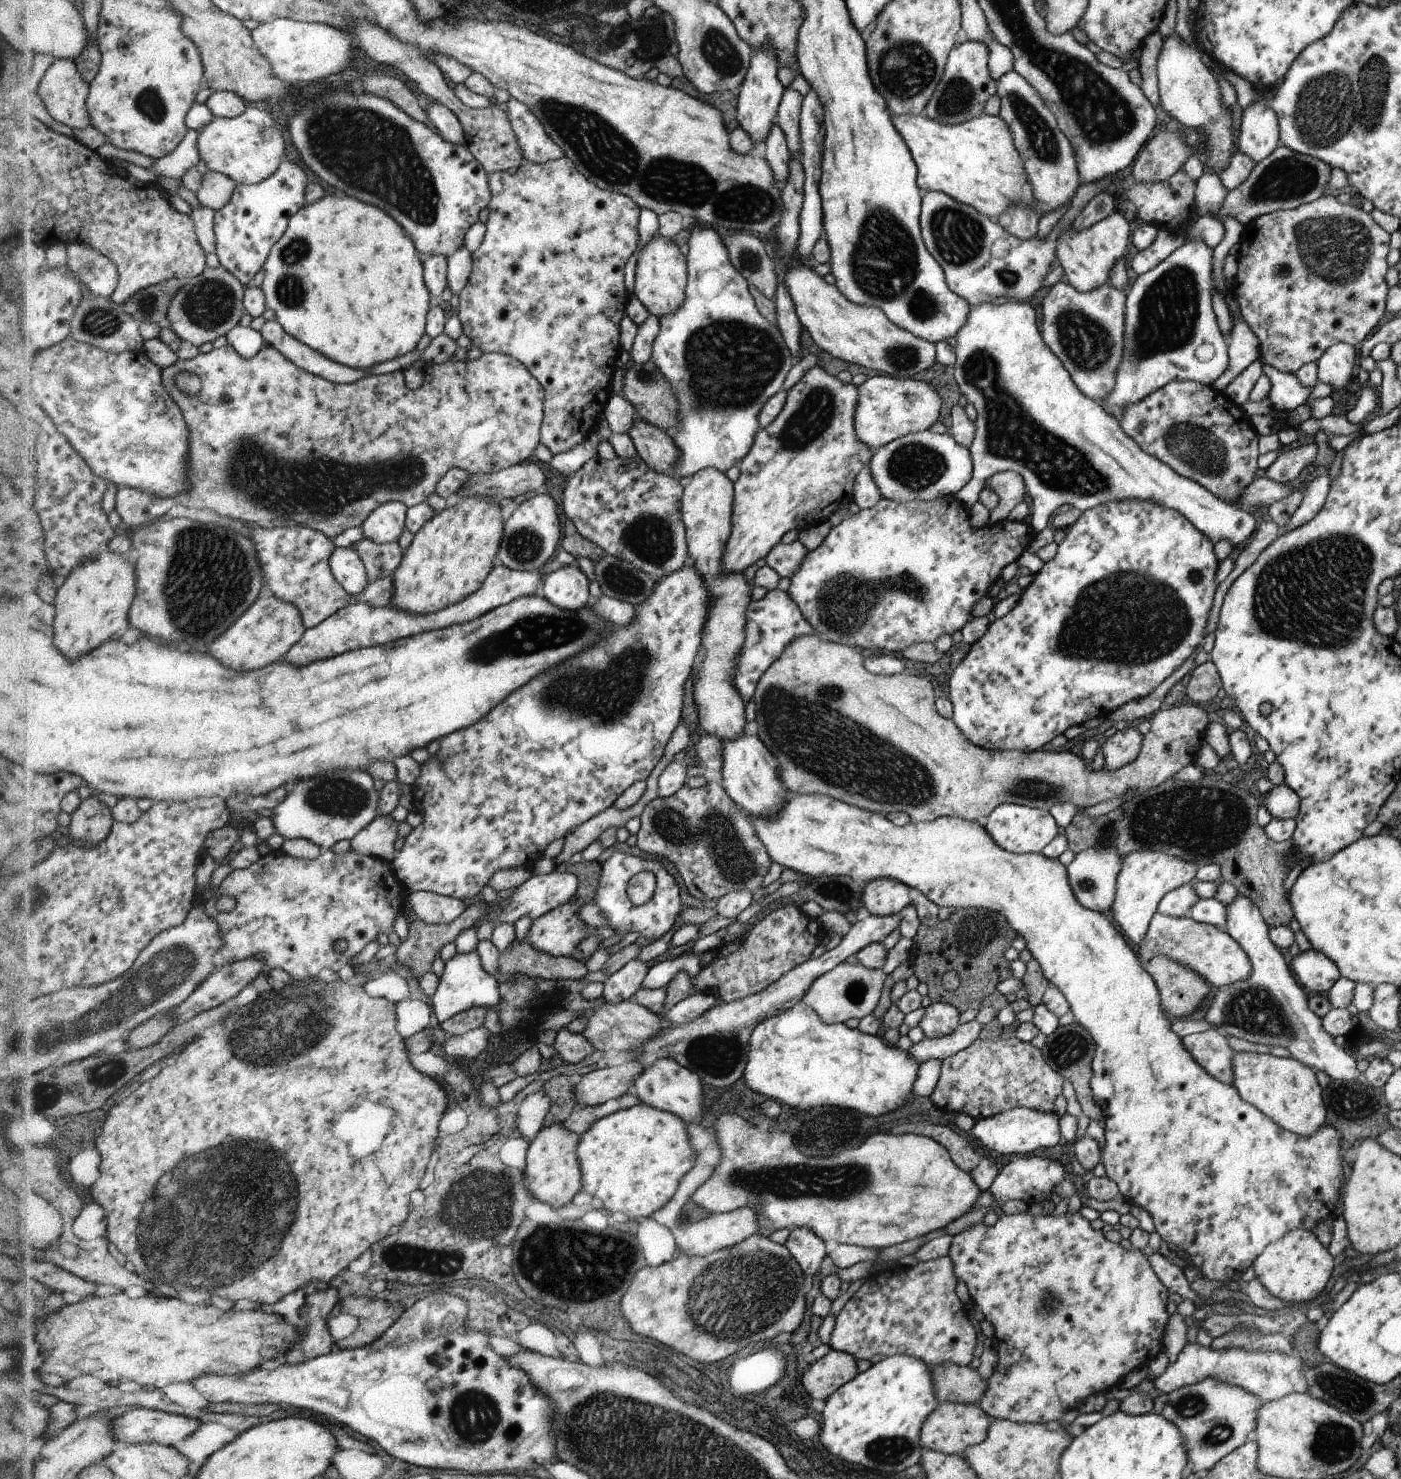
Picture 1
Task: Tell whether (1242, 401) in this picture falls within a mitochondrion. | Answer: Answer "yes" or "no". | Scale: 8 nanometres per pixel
no

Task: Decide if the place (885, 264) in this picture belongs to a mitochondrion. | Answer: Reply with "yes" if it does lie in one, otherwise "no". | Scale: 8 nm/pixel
yes

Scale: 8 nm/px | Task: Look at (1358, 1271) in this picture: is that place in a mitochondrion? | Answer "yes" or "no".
no

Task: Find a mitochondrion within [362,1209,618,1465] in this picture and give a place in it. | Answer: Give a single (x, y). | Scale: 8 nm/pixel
(473, 1419)

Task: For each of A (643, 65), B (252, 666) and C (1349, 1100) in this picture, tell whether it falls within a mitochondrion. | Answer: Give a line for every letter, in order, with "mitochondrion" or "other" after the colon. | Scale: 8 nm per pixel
A: other
B: other
C: mitochondrion

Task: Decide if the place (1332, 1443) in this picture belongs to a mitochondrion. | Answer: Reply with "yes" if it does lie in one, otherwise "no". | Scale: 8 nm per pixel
yes

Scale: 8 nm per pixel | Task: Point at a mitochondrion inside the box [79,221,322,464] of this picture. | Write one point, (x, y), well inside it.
(211, 302)

